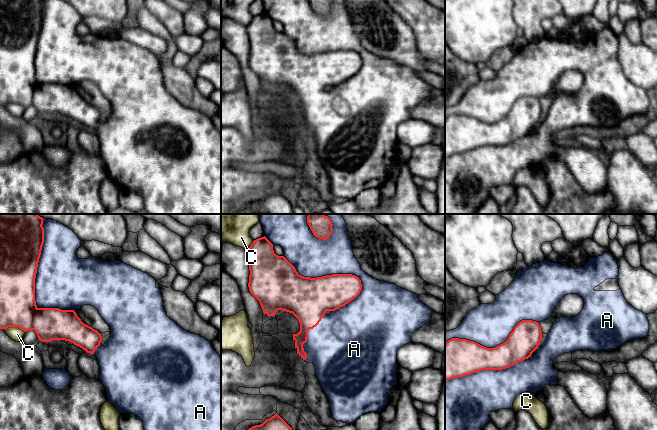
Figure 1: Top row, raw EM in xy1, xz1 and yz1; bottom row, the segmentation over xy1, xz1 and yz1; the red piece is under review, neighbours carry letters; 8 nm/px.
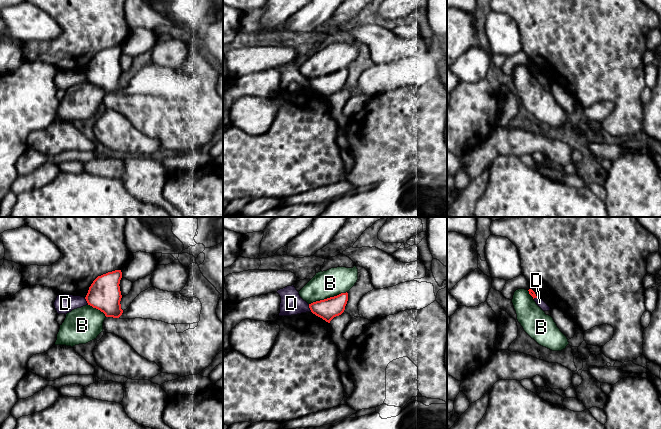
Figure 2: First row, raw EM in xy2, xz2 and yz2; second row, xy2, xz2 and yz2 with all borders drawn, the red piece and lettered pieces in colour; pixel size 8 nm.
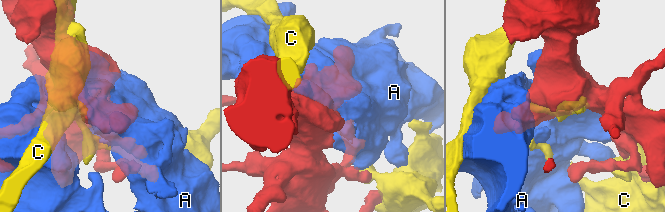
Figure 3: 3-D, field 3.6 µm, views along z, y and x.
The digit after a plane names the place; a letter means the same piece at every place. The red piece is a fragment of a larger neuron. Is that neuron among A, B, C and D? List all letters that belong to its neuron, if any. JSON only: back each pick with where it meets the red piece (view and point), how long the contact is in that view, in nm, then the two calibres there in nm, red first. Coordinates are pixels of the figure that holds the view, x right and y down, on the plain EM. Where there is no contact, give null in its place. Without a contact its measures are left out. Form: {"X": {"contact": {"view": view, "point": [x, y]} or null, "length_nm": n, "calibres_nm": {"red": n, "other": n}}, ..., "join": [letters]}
{"A": {"contact": {"view": "xz1", "point": [325, 52]}, "length_nm": 700, "calibres_nm": {"red": 340, "other": 320}}, "join": ["A"]}

